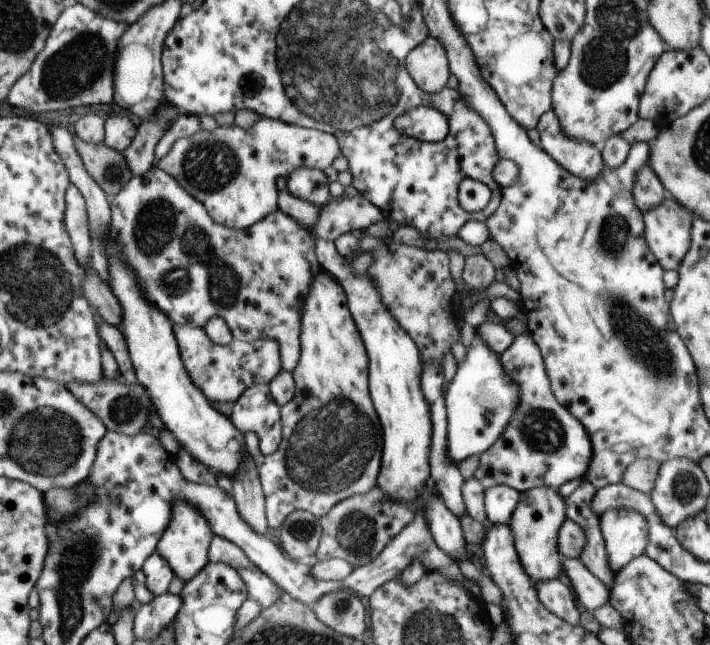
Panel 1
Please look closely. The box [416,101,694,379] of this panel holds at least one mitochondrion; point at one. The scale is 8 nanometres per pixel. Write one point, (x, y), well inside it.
(615, 233)

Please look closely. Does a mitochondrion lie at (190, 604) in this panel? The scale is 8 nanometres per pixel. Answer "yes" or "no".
no

